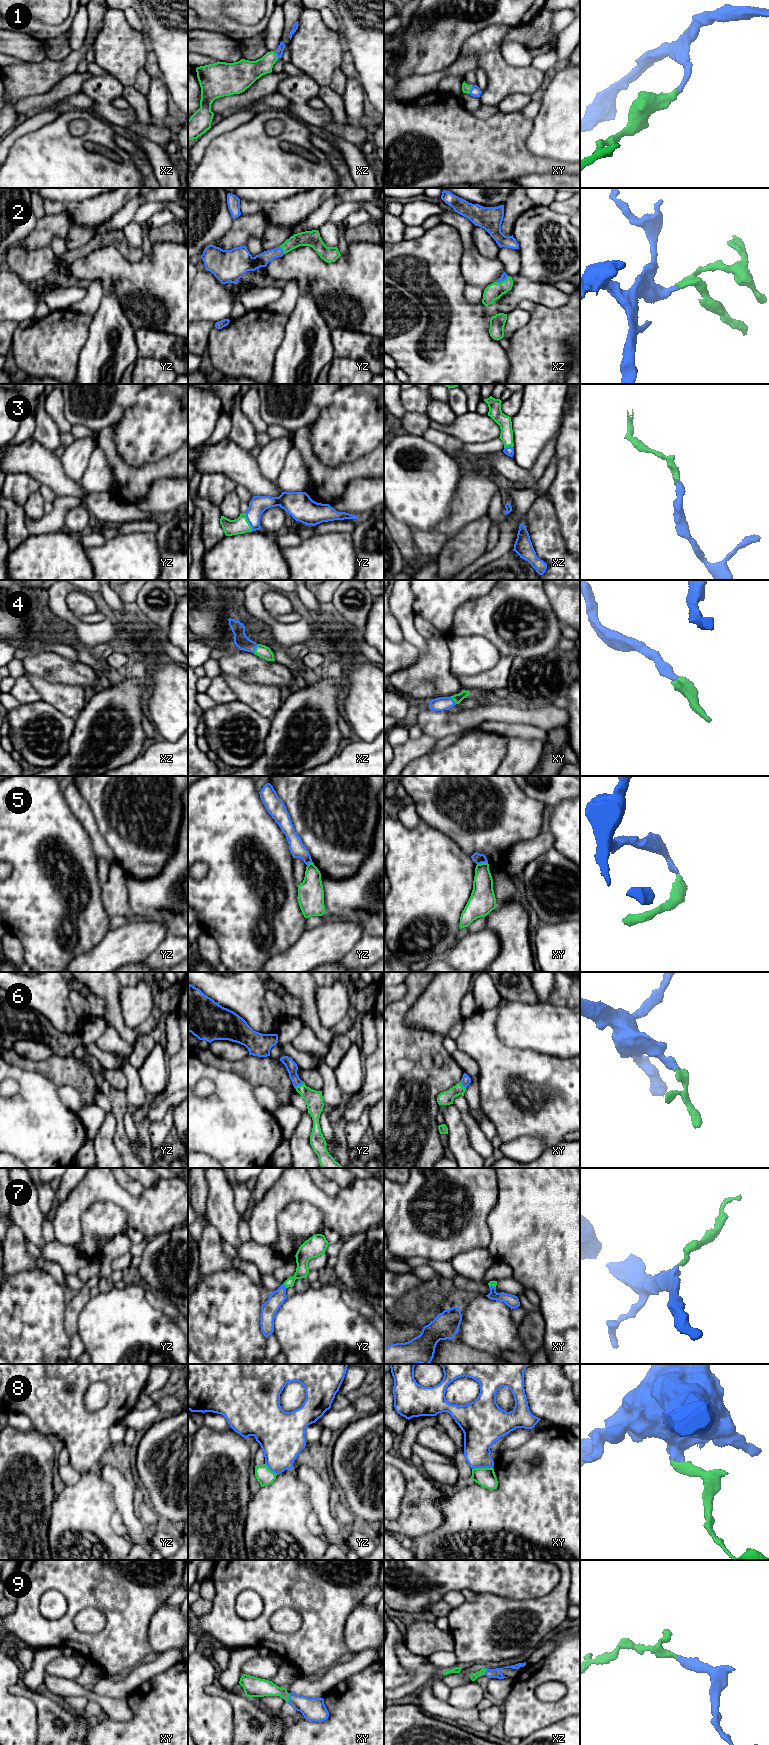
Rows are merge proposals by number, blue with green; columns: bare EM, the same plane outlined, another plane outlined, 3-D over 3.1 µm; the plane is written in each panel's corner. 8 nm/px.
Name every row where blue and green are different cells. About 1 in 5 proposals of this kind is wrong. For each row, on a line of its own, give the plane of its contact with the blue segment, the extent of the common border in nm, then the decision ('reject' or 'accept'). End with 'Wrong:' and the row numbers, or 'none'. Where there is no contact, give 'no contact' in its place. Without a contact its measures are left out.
1: contact in xy; length 80 nm; accept
2: contact in xz; length 120 nm; accept
3: contact in yz; length 160 nm; accept
4: contact in xz; length 80 nm; accept
5: contact in xy; length 90 nm; reject
6: contact in yz; length 90 nm; accept
7: contact in yz; length 50 nm; accept
8: contact in xy; length 170 nm; reject
9: contact in xy; length 70 nm; accept
Wrong: 5, 8

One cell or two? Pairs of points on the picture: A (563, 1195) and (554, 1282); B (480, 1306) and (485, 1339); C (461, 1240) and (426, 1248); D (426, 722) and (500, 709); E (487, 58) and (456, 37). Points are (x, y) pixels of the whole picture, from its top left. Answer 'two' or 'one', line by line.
A: one
B: one
C: one
D: one
E: two

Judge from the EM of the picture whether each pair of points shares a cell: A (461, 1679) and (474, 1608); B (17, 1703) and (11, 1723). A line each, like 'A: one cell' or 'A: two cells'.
A: two cells
B: one cell

